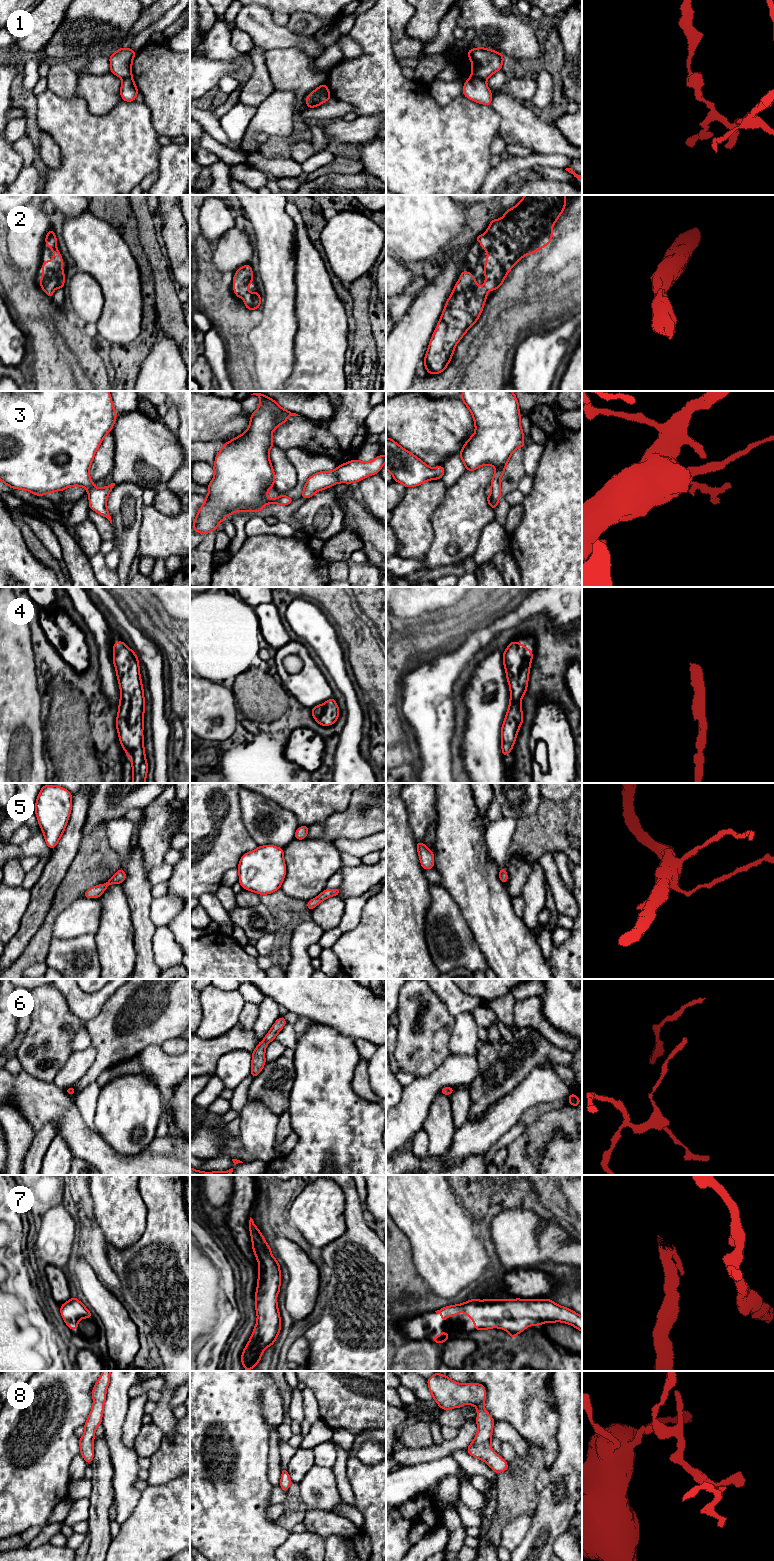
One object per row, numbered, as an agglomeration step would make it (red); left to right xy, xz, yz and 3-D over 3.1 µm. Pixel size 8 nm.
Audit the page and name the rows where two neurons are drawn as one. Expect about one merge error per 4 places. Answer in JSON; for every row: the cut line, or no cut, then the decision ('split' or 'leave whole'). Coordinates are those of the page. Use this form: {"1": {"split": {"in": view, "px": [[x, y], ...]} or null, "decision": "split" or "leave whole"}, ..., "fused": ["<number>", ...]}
{"1": {"split": {"in": "yz", "px": [[471, 75], [482, 78], [485, 81]]}, "decision": "split"}, "2": {"split": null, "decision": "leave whole"}, "3": {"split": null, "decision": "leave whole"}, "4": {"split": null, "decision": "leave whole"}, "5": {"split": null, "decision": "leave whole"}, "6": {"split": null, "decision": "leave whole"}, "7": {"split": null, "decision": "leave whole"}, "8": {"split": null, "decision": "leave whole"}, "fused": ["1"]}

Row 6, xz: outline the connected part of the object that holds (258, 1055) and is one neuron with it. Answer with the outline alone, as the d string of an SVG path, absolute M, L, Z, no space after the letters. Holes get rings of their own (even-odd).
M280 1016L277 1021L273 1024L270 1031L264 1037L264 1040L259 1042L256 1049L252 1052L252 1063L251 1071L253 1079L262 1071L266 1060L265 1060L265 1049L267 1044L275 1040L276 1035L281 1031L281 1029L287 1024L287 1021Z

